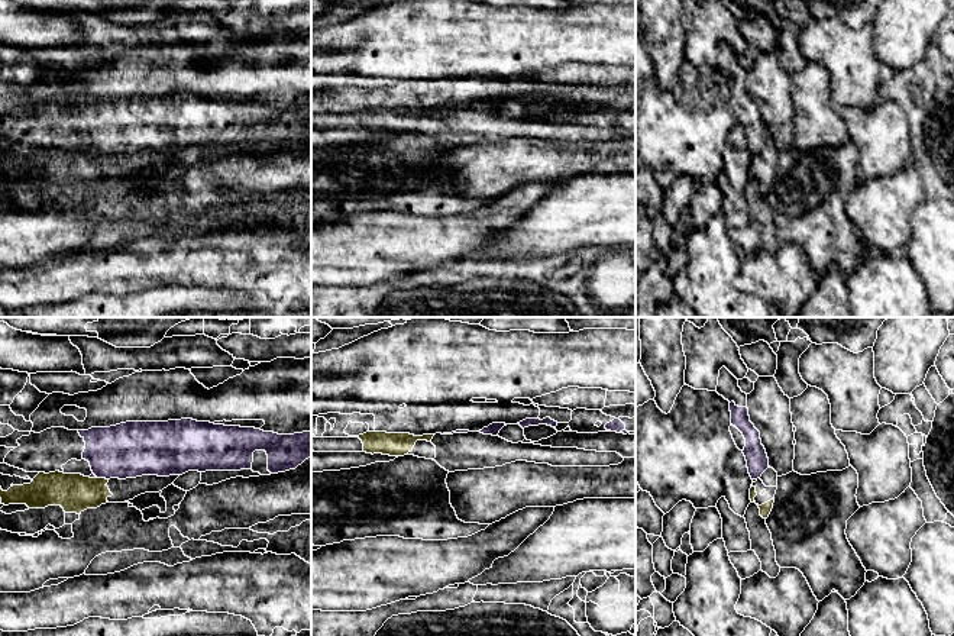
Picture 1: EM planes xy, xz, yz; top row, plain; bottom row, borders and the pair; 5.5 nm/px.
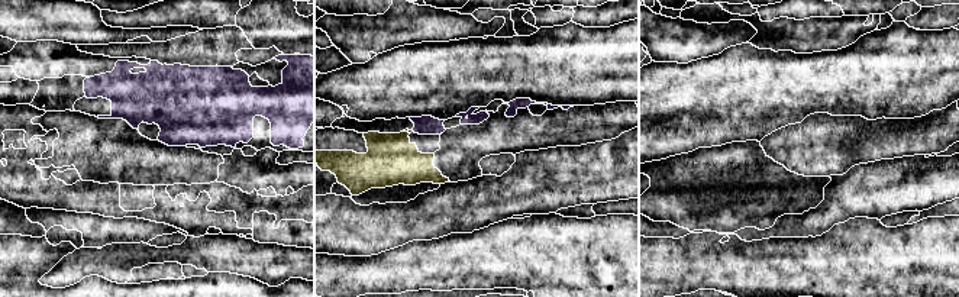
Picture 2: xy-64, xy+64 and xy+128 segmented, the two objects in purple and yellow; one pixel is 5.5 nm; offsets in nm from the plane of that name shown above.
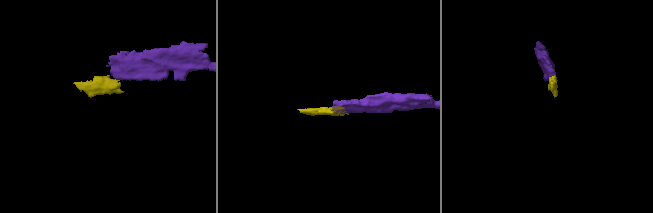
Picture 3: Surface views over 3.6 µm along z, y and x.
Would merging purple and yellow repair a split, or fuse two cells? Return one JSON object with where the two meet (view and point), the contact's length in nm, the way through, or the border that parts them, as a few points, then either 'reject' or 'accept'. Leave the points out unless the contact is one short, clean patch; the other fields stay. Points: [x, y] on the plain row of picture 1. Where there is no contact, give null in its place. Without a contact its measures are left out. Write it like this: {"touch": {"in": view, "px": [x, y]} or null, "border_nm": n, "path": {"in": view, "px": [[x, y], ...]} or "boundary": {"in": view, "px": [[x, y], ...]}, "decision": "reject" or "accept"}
{"touch": {"in": "xy", "px": [103, 152]}, "border_nm": 70, "boundary": {"in": "xy", "px": [[97, 152], [107, 155]]}, "decision": "reject"}

